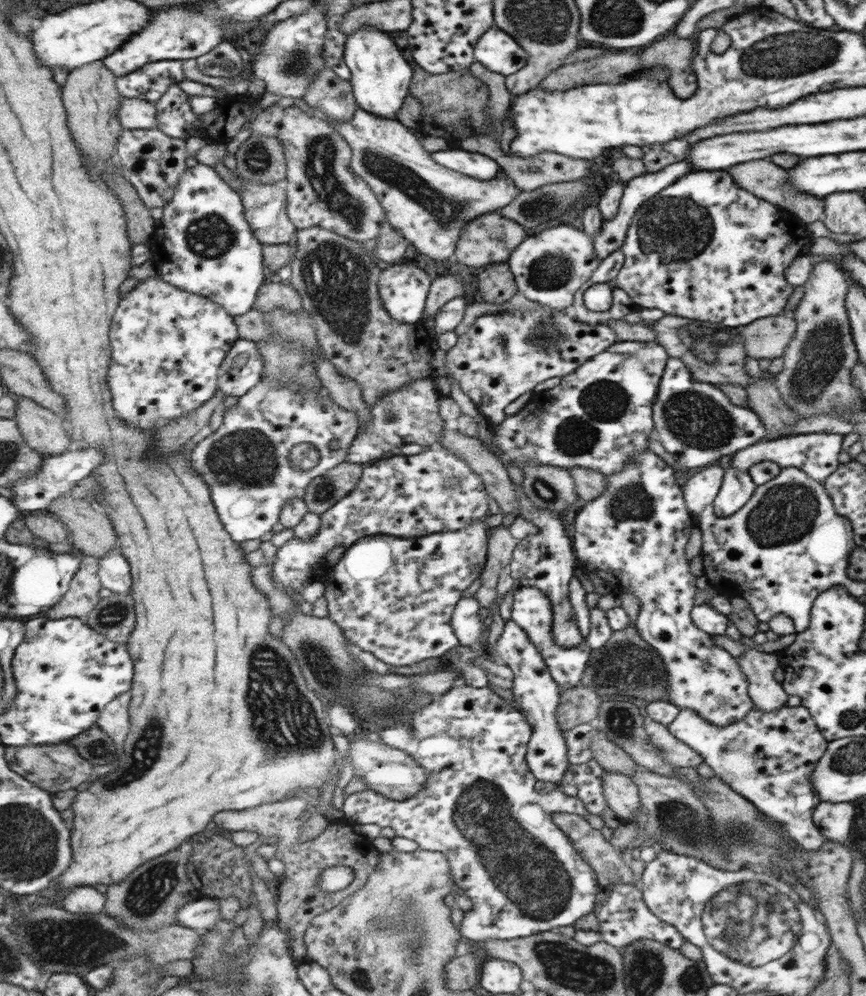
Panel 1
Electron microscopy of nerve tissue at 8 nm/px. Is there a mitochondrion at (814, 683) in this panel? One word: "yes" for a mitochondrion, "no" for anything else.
no

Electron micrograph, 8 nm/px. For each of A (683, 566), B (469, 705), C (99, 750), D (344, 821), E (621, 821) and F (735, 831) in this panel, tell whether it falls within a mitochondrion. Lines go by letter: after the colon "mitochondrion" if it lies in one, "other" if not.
A: other
B: other
C: mitochondrion
D: other
E: other
F: mitochondrion

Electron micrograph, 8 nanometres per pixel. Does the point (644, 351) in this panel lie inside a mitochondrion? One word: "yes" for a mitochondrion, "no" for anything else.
no

